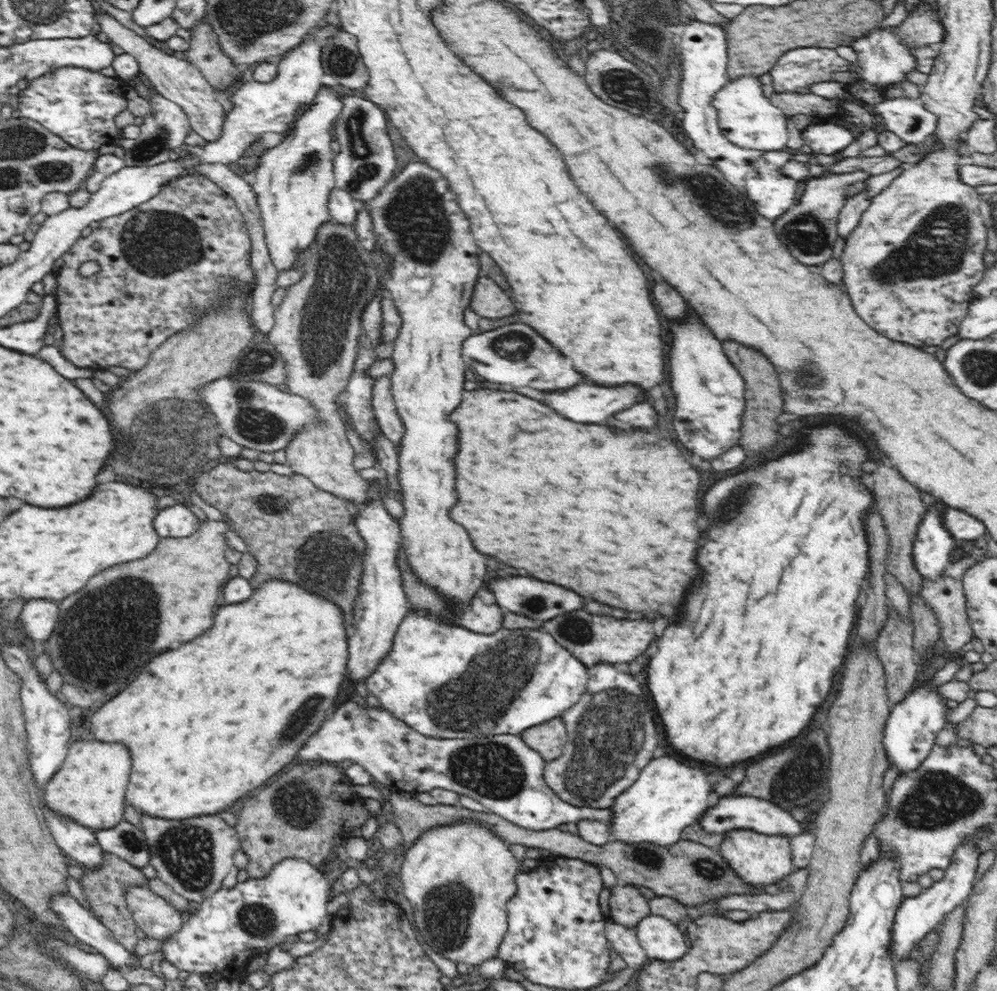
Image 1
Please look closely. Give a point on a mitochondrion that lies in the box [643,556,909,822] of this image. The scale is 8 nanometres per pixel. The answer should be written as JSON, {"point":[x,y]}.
{"point":[801,773]}

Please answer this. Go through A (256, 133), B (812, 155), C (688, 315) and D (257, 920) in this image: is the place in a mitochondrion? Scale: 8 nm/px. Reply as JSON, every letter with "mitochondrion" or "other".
{"A":"other","B":"other","C":"other","D":"mitochondrion"}

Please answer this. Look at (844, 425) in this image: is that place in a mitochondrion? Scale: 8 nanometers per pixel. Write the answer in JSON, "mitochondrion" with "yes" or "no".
{"mitochondrion":"no"}

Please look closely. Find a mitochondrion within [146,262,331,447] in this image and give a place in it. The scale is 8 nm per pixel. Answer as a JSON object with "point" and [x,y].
{"point":[258,360]}

